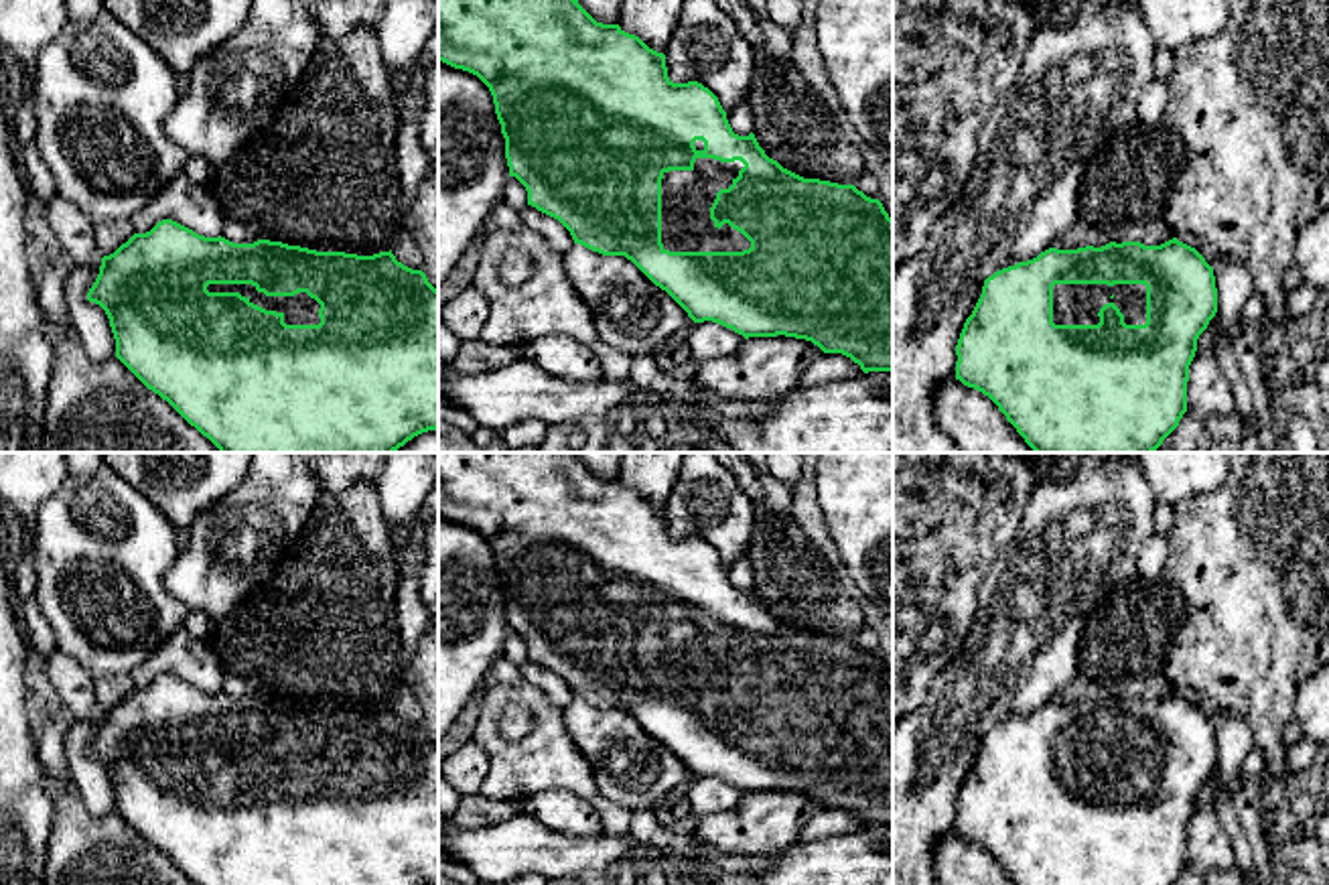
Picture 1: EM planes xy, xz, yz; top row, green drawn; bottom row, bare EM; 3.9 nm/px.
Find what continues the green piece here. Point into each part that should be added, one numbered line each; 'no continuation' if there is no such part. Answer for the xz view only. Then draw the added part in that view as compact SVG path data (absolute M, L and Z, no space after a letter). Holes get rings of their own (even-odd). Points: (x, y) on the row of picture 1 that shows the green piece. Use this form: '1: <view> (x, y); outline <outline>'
1: xz (686, 195); outline M696 158L692 171L670 171L661 179L661 244L670 252L743 252L751 242L728 223L720 229L710 207L745 164Z

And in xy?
1: xy (301, 309); outline M209 284L209 292L239 292L250 302L284 315L286 325L319 325L319 309L321 304L310 298L306 292L298 292L294 296L266 296L258 292L252 284Z

